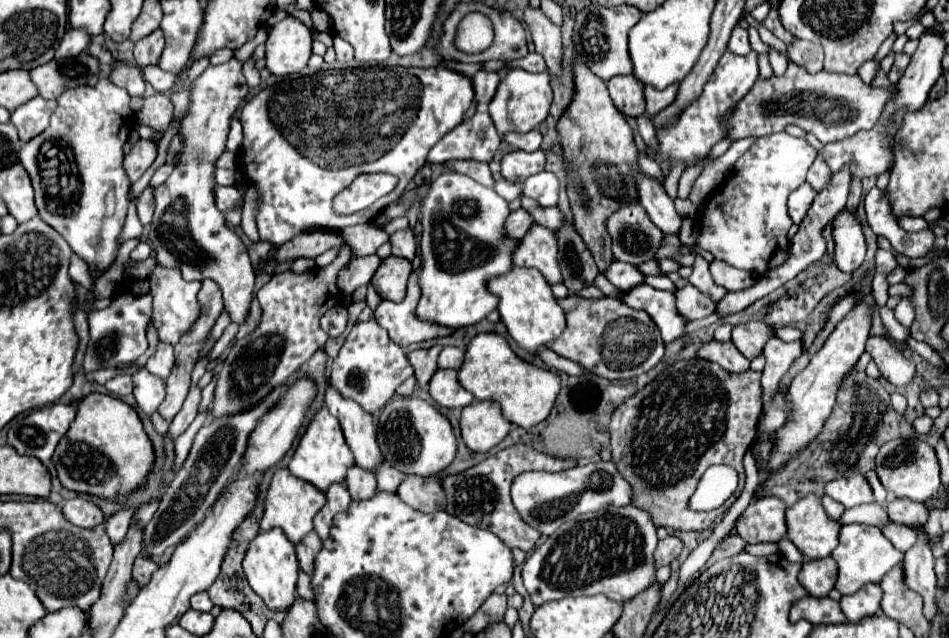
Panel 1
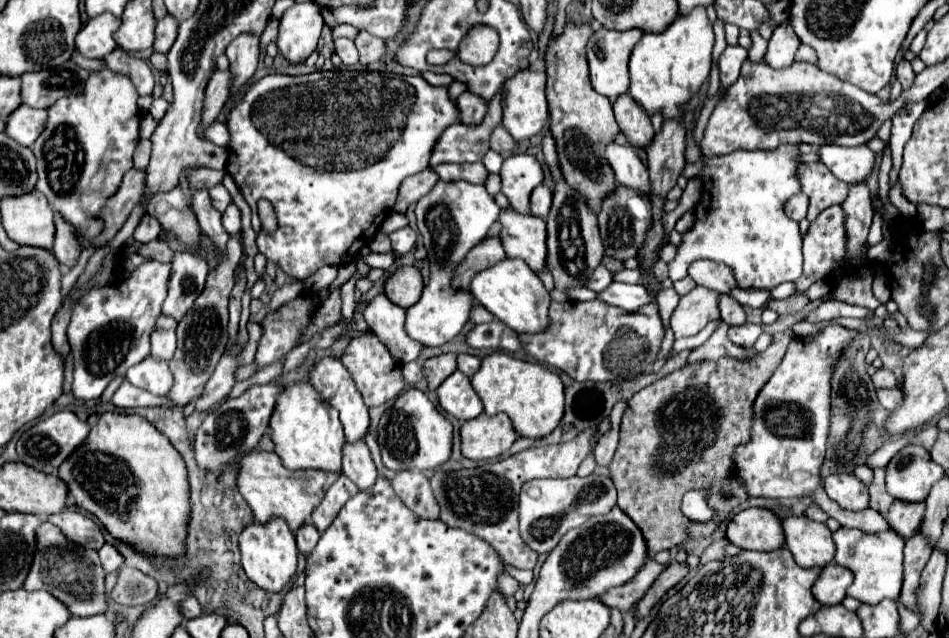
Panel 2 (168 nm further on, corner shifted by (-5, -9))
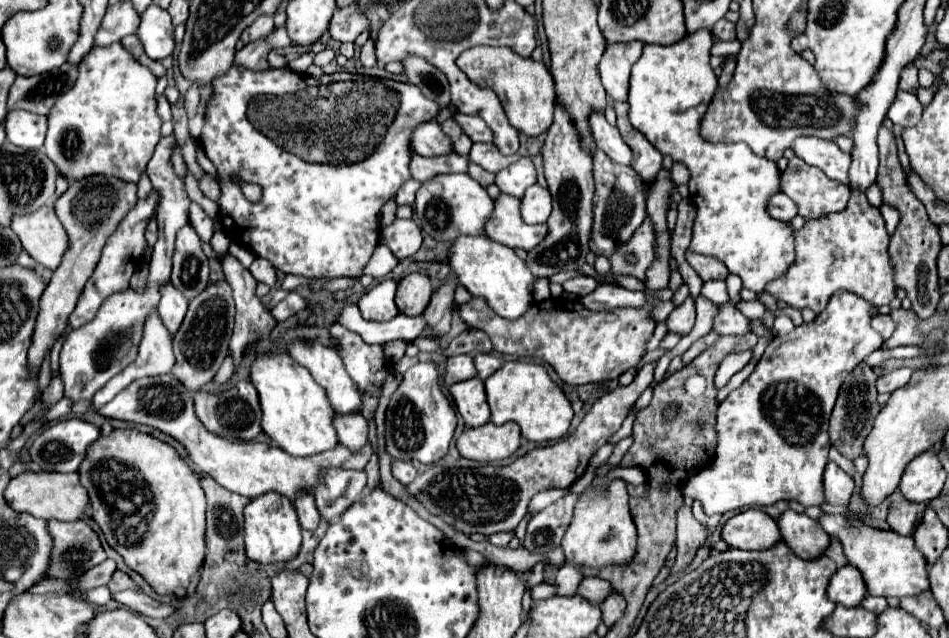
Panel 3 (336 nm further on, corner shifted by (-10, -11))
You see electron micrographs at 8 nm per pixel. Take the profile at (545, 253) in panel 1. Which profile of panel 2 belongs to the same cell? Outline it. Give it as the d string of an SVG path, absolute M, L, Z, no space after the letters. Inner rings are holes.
M512 206L502 208L498 222L502 224L498 238L506 254L512 258L522 258L534 272L546 270L546 222L536 216L520 214Z

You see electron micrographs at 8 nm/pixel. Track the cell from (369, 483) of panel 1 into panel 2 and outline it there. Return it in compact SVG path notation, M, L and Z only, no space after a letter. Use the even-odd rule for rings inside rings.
M364 440L358 442L346 442L344 452L342 452L342 472L348 476L360 490L366 490L376 482L376 466L372 462L370 450Z

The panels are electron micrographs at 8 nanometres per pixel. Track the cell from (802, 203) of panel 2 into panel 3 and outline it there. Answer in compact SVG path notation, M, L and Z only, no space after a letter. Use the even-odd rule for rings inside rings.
M779 192L779 194L775 194L775 196L769 200L767 212L769 212L773 218L777 218L777 220L789 222L789 220L793 220L793 218L797 216L797 204L793 204L793 202L789 200L789 196L785 196L785 194Z

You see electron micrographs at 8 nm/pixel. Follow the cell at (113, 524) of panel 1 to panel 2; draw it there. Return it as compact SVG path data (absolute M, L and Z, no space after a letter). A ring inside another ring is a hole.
M104 544L102 548L100 548L100 562L102 562L102 566L104 566L104 572L106 574L110 574L110 572L116 572L120 566L122 566L122 562L124 562L124 558L122 558L122 554L114 548L114 546L110 546L110 544Z

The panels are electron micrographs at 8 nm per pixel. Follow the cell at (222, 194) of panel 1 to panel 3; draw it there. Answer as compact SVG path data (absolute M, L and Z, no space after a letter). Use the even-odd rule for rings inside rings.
M209 174L199 182L199 188L201 188L201 192L203 192L207 198L211 198L213 202L217 202L217 200L219 200L219 196L221 196L219 182L217 182L213 176L209 176Z

